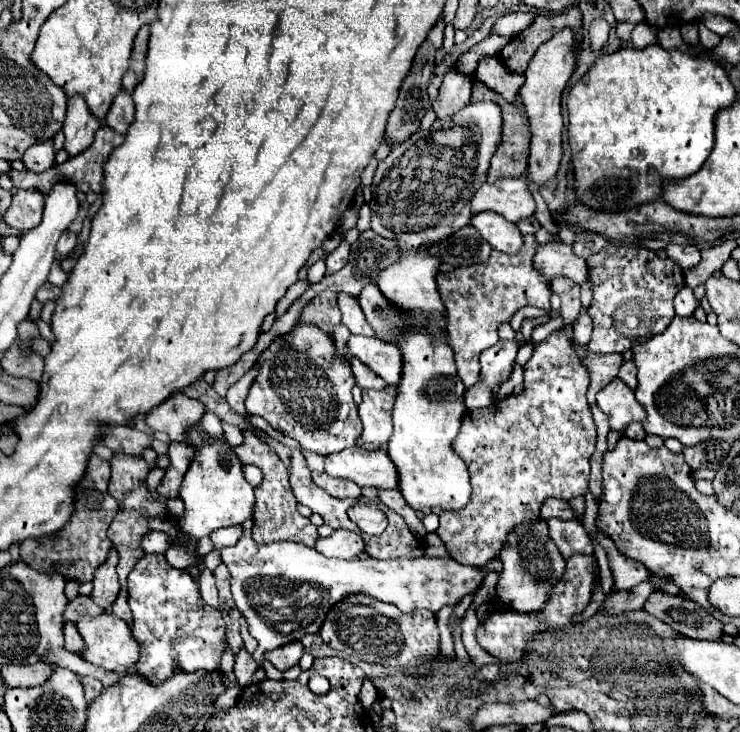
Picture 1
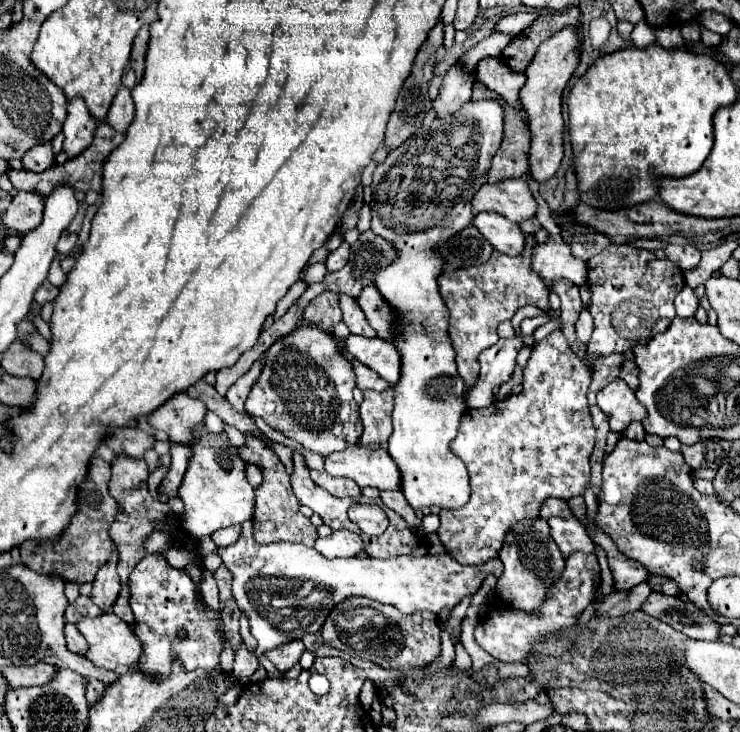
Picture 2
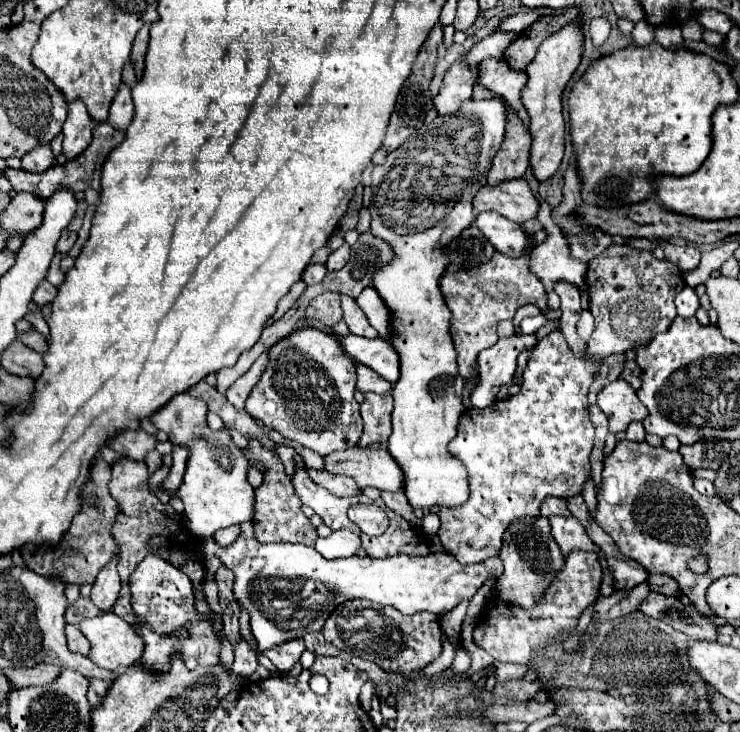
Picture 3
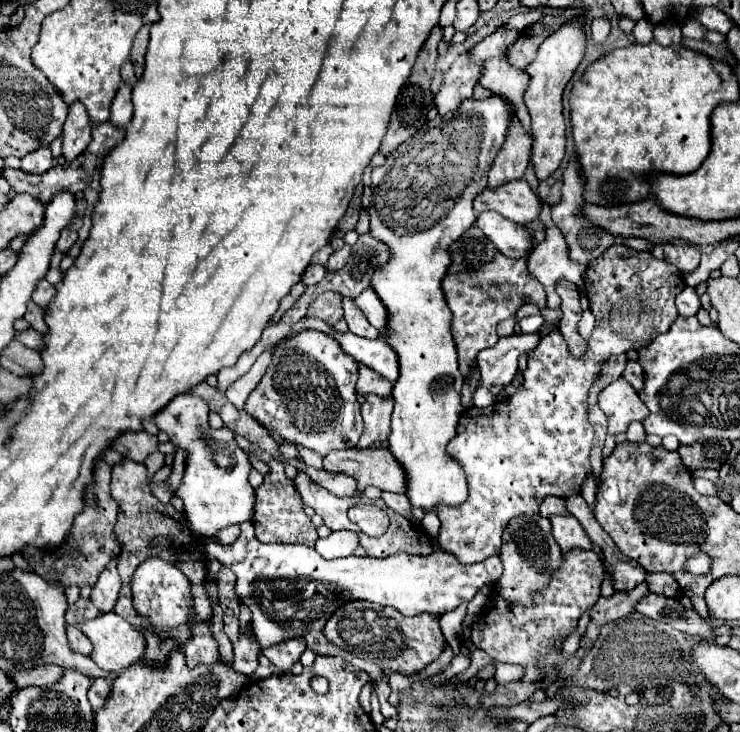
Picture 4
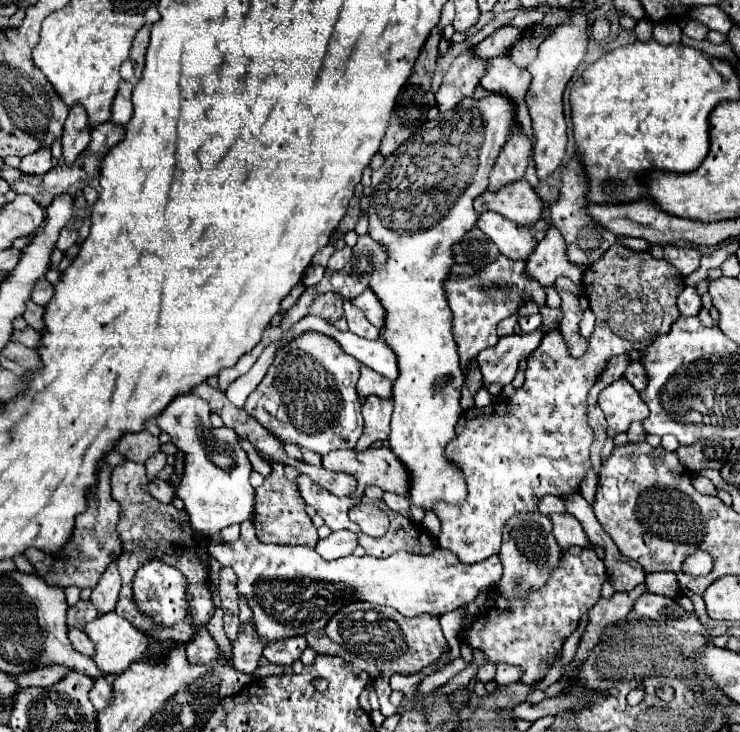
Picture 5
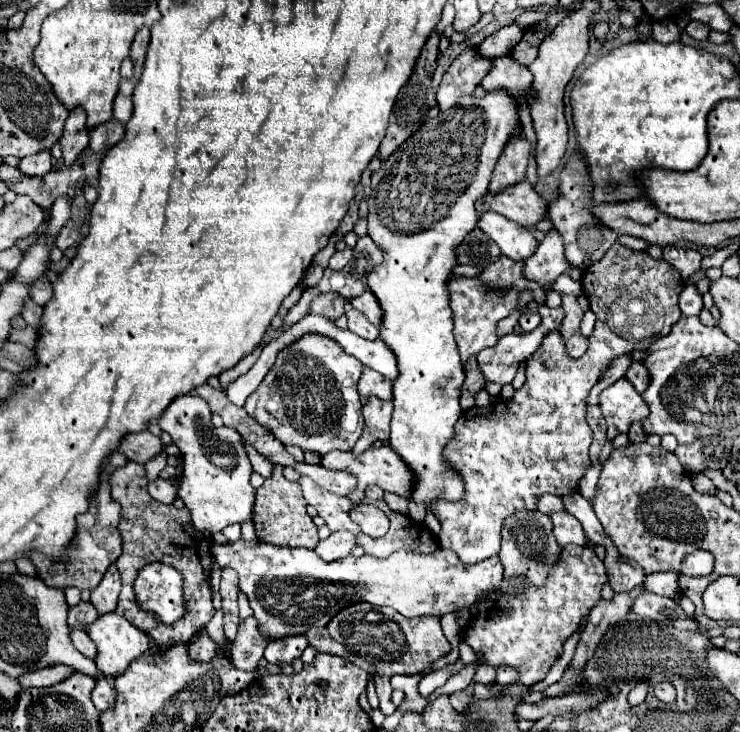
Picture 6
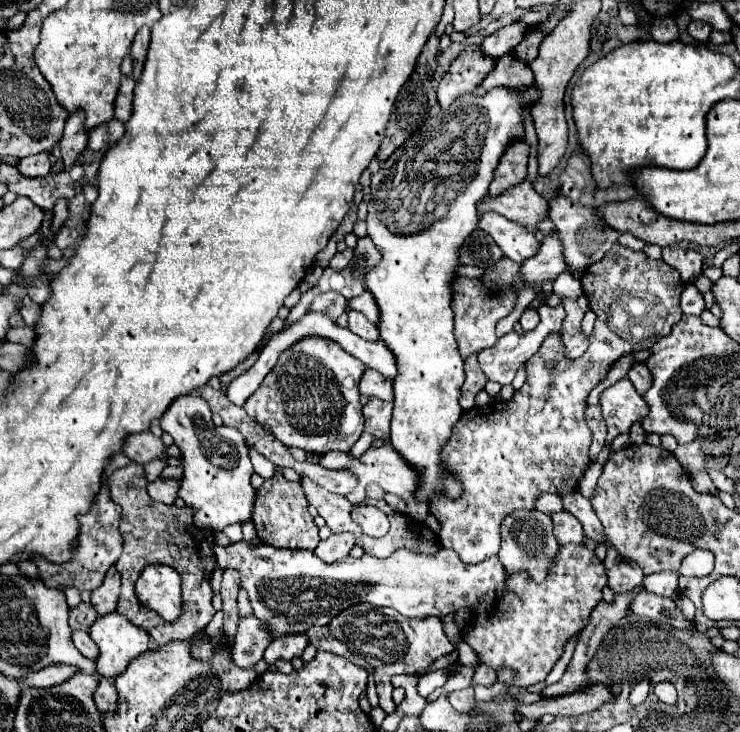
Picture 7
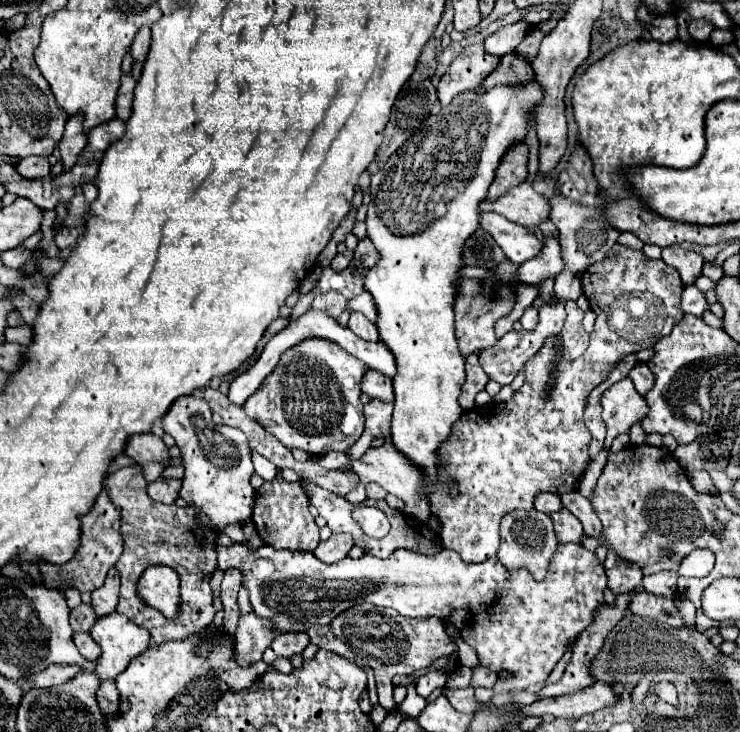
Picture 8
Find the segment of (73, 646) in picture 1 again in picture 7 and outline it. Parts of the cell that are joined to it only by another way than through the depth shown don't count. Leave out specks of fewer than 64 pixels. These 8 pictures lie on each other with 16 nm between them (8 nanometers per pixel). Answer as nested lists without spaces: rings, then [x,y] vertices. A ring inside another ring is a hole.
[[[74,632],[74,634],[72,634],[72,640],[74,640],[76,648],[80,650],[80,654],[82,654],[84,658],[88,658],[88,660],[96,660],[96,658],[98,658],[100,650],[98,650],[96,642],[88,636],[88,632]]]

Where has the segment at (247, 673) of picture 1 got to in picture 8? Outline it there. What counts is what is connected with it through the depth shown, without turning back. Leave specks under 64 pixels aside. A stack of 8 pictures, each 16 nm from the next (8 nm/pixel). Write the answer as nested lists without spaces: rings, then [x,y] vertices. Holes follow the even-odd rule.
[[[256,612],[240,616],[236,628],[236,658],[242,666],[258,662],[264,654],[264,648],[274,640],[276,630],[272,628],[272,620],[262,620]]]

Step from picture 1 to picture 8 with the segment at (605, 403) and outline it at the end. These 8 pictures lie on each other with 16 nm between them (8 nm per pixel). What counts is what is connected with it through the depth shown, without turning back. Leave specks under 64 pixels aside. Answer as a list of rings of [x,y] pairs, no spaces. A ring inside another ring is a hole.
[[[628,378],[610,386],[604,392],[600,402],[604,408],[602,418],[604,418],[606,430],[608,430],[606,440],[604,440],[604,447],[607,450],[610,450],[612,440],[618,434],[626,434],[632,424],[640,422],[648,414],[646,400],[636,392],[632,380],[628,380]]]

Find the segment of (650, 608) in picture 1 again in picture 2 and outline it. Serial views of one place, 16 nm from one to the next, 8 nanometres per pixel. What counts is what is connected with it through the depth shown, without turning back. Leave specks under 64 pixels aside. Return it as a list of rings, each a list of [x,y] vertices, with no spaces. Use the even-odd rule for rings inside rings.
[[[652,592],[640,610],[670,624],[674,630],[680,630],[694,640],[718,640],[720,624],[716,624],[708,614],[700,612],[692,602],[684,604],[678,596]]]

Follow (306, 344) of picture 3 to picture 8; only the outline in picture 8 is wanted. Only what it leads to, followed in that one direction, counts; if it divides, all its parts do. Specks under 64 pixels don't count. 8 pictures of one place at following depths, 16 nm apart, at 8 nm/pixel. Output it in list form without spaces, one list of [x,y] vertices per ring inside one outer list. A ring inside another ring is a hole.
[[[310,338],[282,354],[274,372],[266,376],[264,384],[244,402],[244,410],[288,450],[300,448],[312,456],[324,456],[332,450],[346,452],[362,436],[364,430],[364,412],[360,402],[360,380],[364,378],[364,372],[368,372],[368,366],[354,356],[348,356],[348,352],[344,352],[338,344]]]

